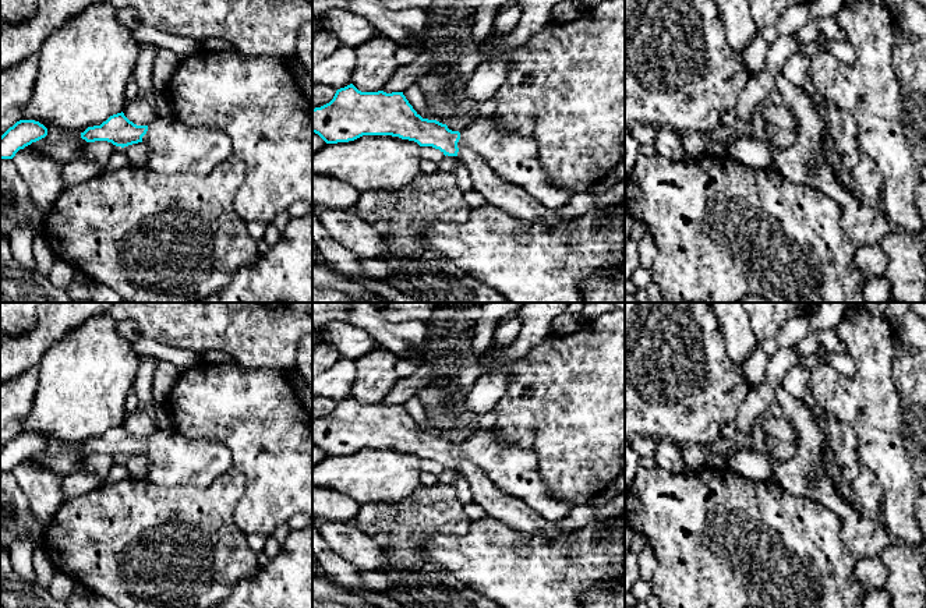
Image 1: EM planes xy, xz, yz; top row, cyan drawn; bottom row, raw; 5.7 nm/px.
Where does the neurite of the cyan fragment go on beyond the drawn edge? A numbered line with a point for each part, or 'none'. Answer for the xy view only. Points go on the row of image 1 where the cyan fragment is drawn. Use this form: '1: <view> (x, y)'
1: xy (173, 147)

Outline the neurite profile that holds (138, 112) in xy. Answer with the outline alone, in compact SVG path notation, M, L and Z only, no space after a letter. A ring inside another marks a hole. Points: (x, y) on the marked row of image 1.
M141 98L128 102L123 113L137 126L148 126L159 117L156 110Z

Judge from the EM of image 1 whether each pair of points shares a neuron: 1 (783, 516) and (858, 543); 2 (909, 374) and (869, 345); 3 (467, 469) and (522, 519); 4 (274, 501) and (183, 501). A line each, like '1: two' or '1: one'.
1: two
2: two
3: one
4: two

